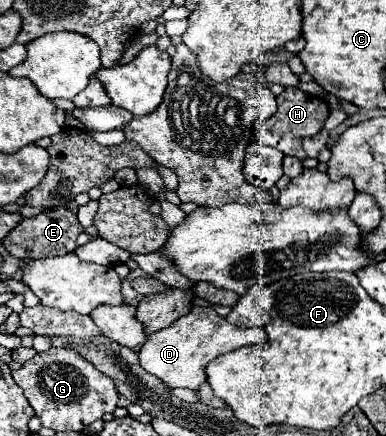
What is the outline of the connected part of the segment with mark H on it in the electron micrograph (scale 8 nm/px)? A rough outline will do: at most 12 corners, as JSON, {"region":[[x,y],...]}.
{"region":[[299,88],[255,124],[255,140],[305,160],[301,140],[323,128],[329,106]]}

